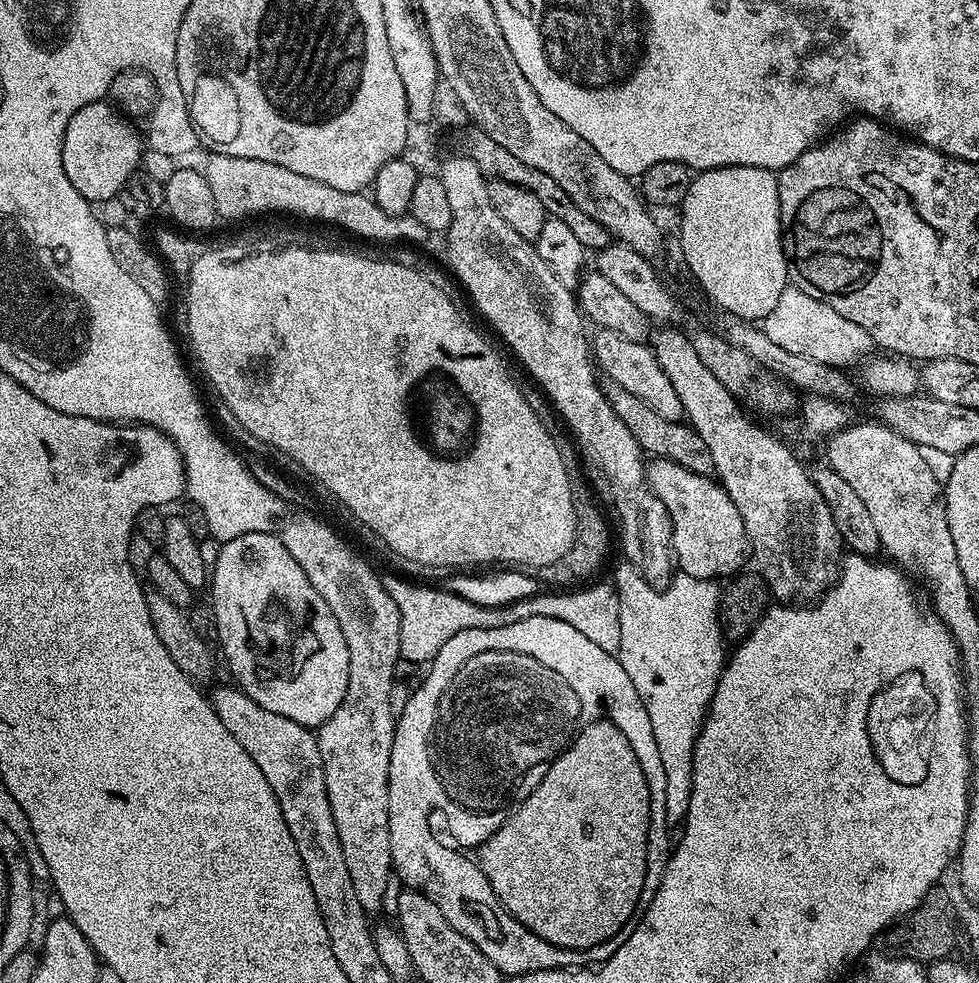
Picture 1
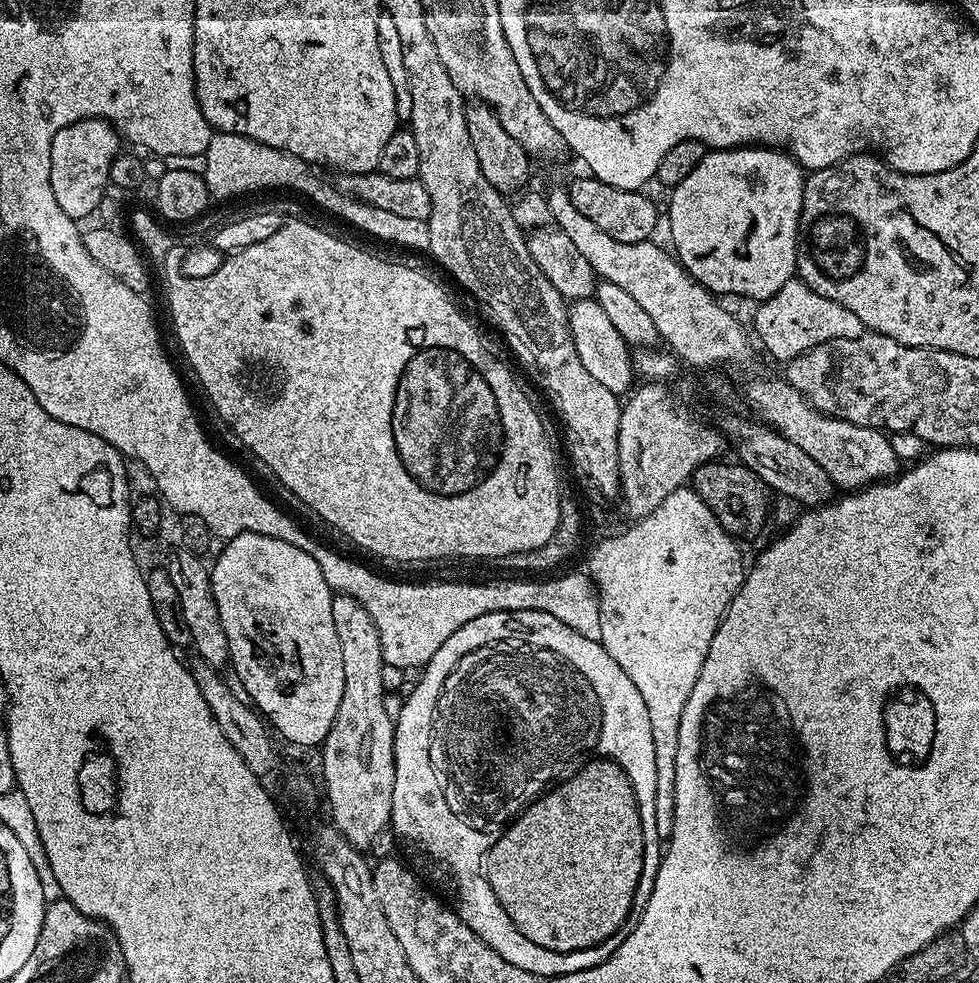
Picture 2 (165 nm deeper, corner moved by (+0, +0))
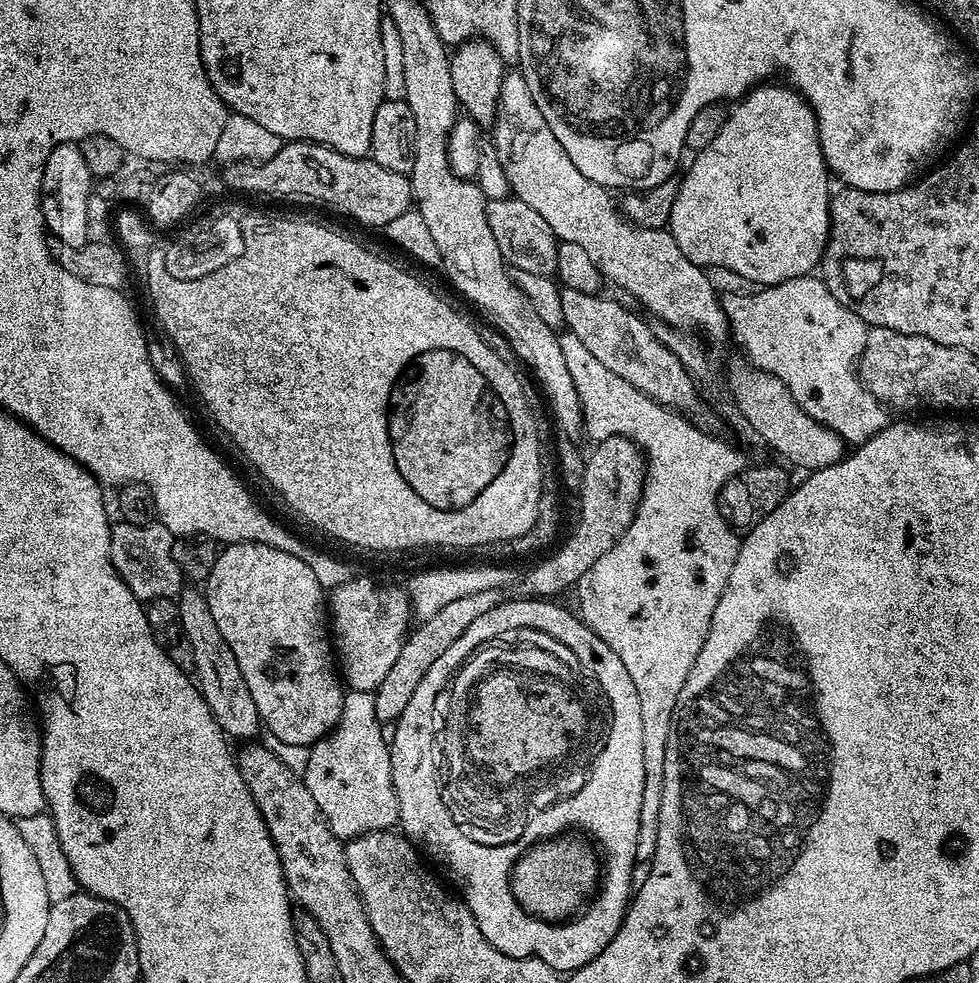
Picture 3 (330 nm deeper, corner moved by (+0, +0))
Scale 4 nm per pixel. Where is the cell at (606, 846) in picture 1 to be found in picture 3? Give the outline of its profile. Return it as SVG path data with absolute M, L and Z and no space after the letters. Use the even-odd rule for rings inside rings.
M561 834L525 847L510 873L518 906L539 920L567 922L577 915L593 899L602 880L601 857L588 844Z

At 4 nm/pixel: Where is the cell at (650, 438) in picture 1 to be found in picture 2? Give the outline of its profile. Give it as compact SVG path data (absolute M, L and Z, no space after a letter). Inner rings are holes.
M720 463L698 466L698 470L694 470L692 475L690 487L696 491L698 498L702 498L702 502L706 502L706 506L710 506L714 518L726 529L729 536L741 541L752 540L763 530L764 523L768 520L770 489L760 481L758 474L754 474L744 464Z

